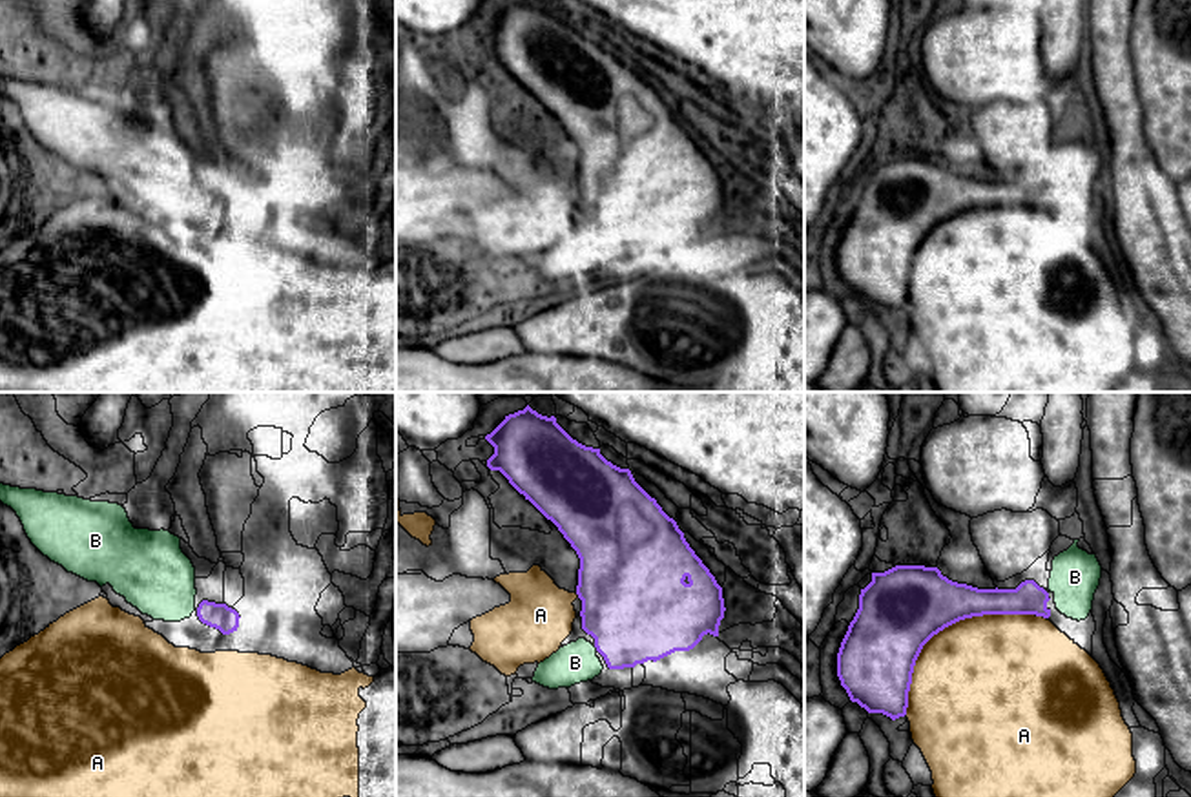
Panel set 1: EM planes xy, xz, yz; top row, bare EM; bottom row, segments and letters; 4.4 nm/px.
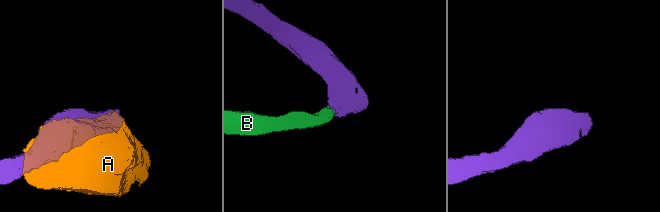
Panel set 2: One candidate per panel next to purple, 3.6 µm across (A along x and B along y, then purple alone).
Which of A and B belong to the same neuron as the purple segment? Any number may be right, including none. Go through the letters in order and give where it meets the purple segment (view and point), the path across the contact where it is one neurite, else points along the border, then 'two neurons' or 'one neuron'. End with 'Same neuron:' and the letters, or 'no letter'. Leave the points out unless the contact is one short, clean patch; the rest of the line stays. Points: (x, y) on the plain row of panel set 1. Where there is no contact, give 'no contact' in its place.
A: meets purple in yz at (951, 216); two neurons
B: meets purple in xz at (595, 238); runs through xz (637, 199), (595, 238), (575, 254); one neuron
Same neuron: B

